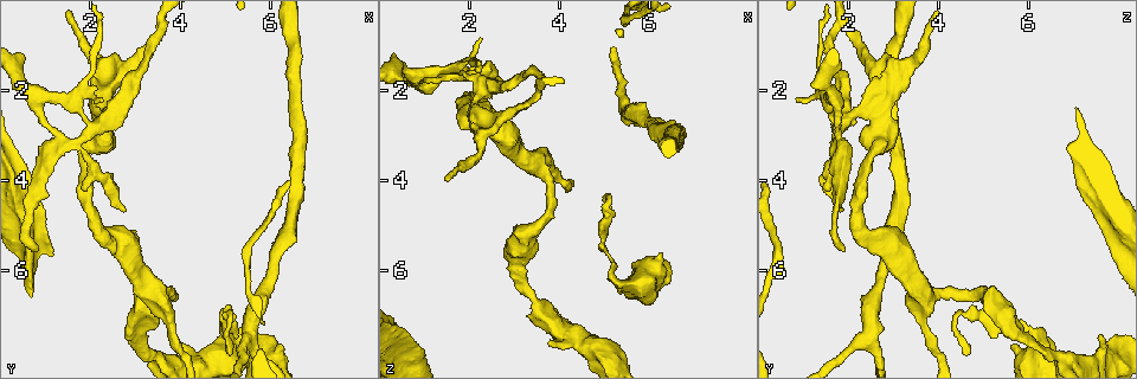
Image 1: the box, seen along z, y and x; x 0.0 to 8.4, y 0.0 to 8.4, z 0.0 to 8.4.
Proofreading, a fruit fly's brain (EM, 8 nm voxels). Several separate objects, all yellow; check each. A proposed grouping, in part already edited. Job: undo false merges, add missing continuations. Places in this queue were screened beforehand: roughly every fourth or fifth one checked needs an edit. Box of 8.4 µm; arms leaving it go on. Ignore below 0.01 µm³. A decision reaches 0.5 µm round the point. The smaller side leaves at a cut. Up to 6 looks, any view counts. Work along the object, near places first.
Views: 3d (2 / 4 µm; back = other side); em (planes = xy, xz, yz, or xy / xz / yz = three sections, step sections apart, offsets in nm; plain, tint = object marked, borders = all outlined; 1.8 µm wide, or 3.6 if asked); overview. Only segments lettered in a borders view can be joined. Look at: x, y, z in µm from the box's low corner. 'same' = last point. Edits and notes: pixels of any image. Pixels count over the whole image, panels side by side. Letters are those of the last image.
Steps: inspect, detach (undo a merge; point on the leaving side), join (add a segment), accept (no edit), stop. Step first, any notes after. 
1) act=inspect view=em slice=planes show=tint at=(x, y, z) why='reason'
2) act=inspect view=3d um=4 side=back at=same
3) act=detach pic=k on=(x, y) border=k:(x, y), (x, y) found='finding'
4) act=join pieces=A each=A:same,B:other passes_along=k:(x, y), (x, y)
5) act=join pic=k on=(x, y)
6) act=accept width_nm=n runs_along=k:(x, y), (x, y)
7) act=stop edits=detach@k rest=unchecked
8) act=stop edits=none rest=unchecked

act=inspect view=3d um=4 at=(3.80, 7.40, 7.55) why='free end'

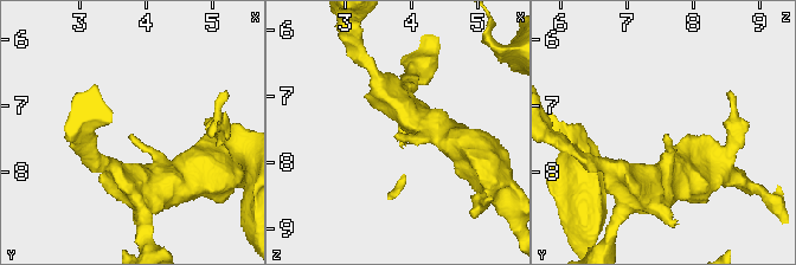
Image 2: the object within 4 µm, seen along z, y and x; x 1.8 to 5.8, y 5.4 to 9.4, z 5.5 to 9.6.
act=inspect view=em slice=xz step=4 show=tint at=(3.75, 7.45, 7.55) why='shape alone is not enough'

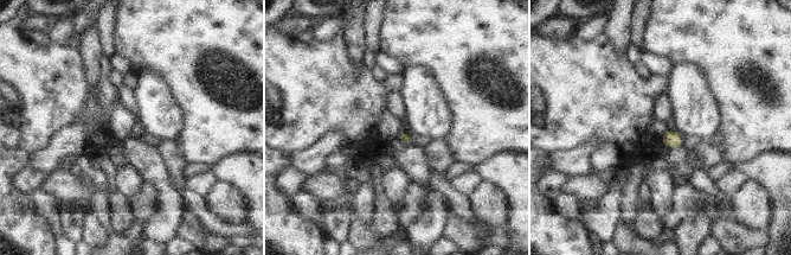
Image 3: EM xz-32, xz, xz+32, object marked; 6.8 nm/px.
act=inspect view=em slice=xy step=16 show=borders at=same why='cut it another way'

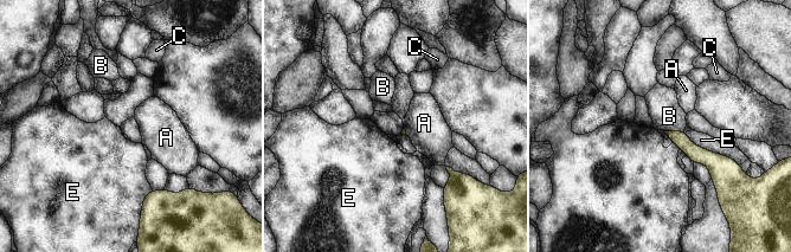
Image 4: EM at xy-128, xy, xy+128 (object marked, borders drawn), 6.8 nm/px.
act=accept each=A:other,B:other,C:other,E:other runs_along=4:(671, 134), (696, 154), (718, 162) found='none of them fits'

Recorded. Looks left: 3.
act=inspect view=3d um=4 at=(3.20, 7.15, 5.70) why='thick turns thin'

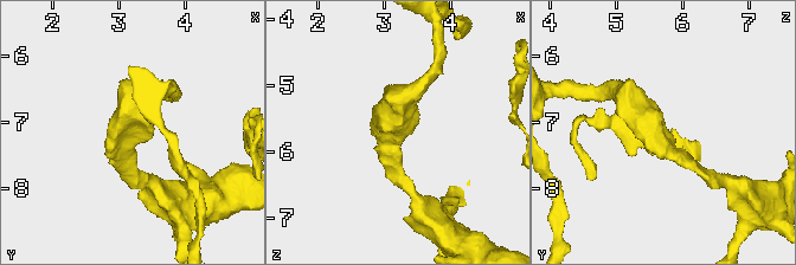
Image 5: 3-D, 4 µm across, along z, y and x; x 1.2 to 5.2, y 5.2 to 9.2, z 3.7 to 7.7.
act=inspect view=em slice=xy step=8 show=tint at=(3.15, 7.20, 5.65) arm_widths_nm=200,360 why='now the EM'

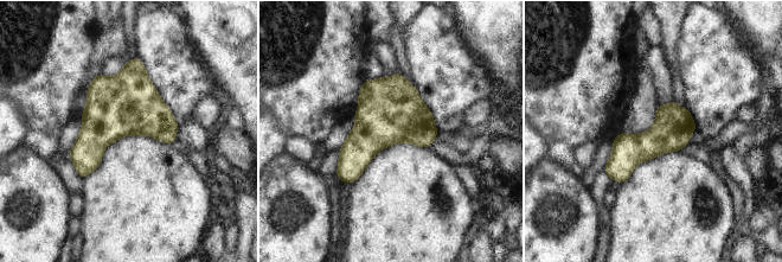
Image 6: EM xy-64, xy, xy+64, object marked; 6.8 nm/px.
act=inspect view=em slice=planes show=borders at=same

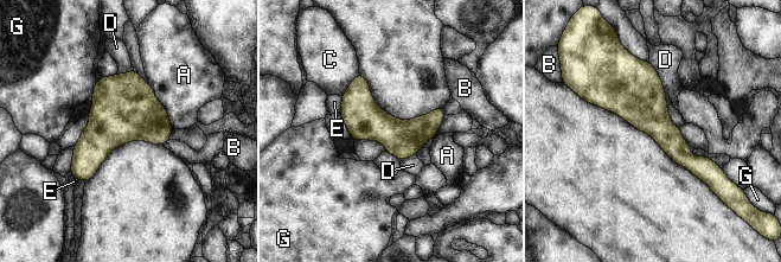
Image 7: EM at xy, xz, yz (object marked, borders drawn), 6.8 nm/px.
act=accept each=A:other,B:other,C:other,D:other,E:other,G:other border=7:(648, 61), (666, 93) found='all the same neuron'

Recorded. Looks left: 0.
act=stop edits=none rest=unchecked

